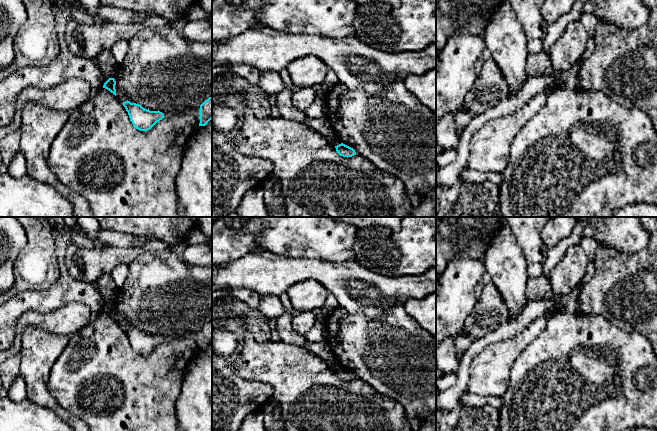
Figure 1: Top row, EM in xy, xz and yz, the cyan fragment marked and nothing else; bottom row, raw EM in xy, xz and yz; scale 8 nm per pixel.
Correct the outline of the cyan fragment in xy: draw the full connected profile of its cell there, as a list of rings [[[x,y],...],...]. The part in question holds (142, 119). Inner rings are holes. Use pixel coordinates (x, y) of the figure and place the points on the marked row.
[[[128,100],[123,102],[123,106],[128,112],[130,121],[134,127],[140,131],[150,130],[157,122],[165,117],[160,111],[147,110],[141,105],[131,103]]]

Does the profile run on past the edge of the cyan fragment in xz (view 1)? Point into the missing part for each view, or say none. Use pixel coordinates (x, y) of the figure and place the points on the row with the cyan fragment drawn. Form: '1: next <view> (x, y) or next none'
1: next none

